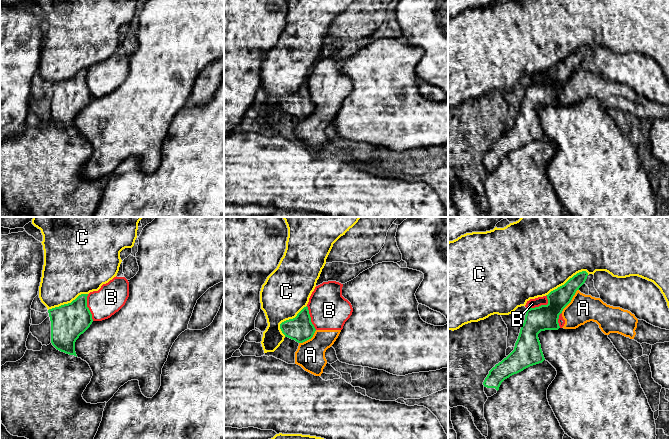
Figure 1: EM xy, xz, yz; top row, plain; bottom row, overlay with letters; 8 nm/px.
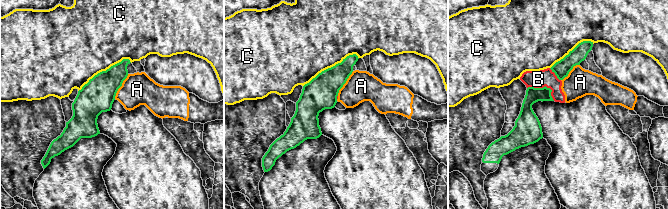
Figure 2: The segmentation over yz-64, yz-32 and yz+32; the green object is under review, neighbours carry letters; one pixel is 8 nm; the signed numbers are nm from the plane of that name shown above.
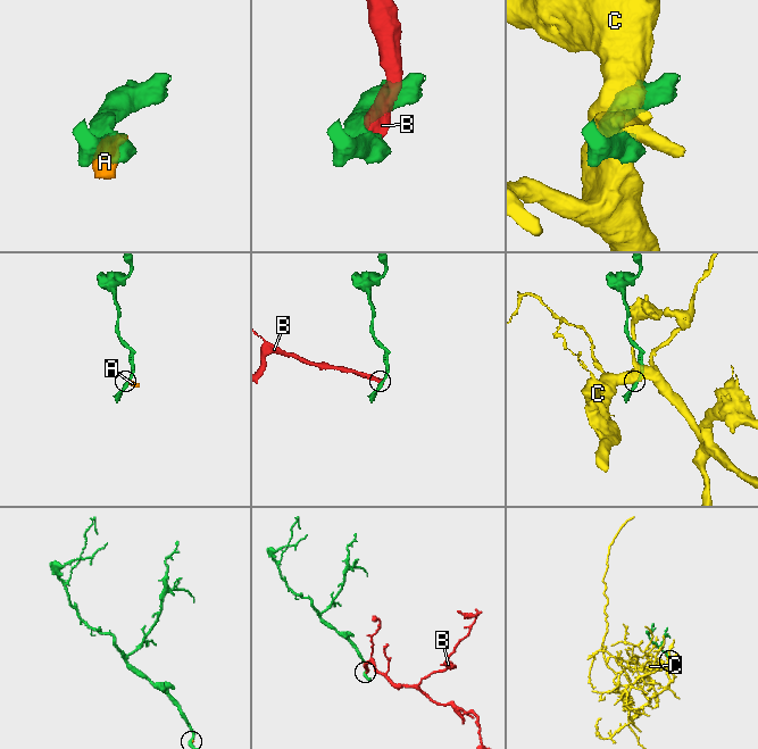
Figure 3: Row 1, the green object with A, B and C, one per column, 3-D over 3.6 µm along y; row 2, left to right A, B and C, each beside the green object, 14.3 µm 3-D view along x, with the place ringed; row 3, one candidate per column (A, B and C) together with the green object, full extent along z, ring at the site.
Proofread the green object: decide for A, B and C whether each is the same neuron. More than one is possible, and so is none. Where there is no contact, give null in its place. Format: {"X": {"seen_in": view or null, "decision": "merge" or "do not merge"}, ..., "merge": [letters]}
{"A": {"seen_in": "yz", "decision": "do not merge"}, "B": {"seen_in": "yz", "decision": "do not merge"}, "C": {"seen_in": "yz", "decision": "do not merge"}, "merge": []}

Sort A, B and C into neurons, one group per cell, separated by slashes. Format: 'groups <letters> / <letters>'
groups A B / C

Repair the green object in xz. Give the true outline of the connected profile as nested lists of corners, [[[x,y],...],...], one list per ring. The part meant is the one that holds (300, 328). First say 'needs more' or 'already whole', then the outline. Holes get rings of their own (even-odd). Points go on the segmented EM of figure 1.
already whole | [[[304,307],[295,318],[280,324],[280,329],[285,337],[303,343],[311,339],[316,331],[311,322],[308,307]]]

